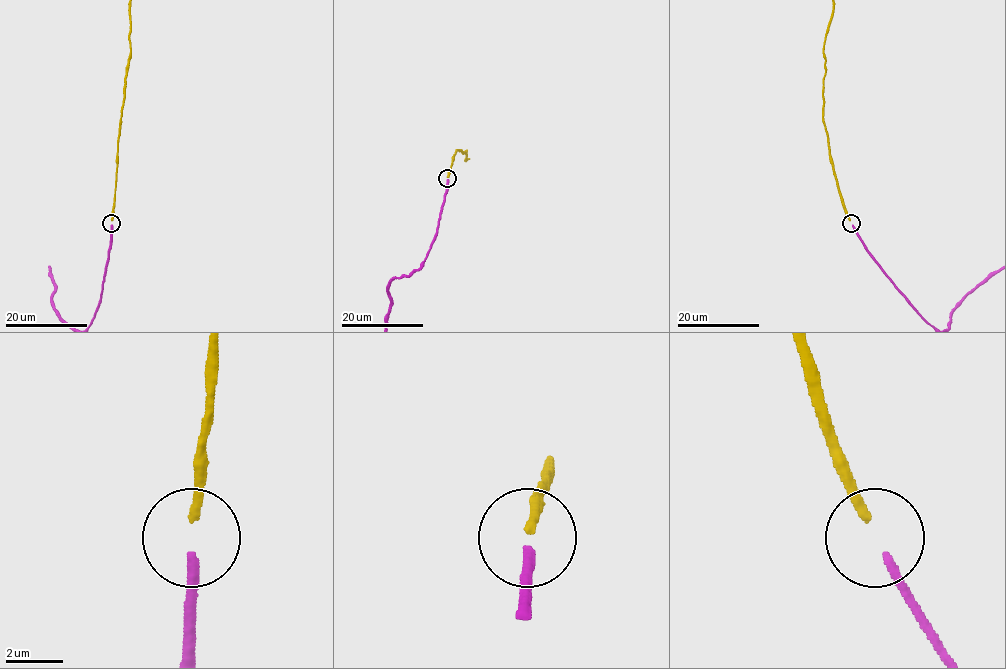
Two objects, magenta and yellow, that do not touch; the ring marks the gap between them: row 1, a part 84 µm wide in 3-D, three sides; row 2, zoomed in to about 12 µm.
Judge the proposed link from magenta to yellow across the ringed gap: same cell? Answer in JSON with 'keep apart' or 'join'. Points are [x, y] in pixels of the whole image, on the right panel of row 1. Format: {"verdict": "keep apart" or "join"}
{"verdict": "join"}

